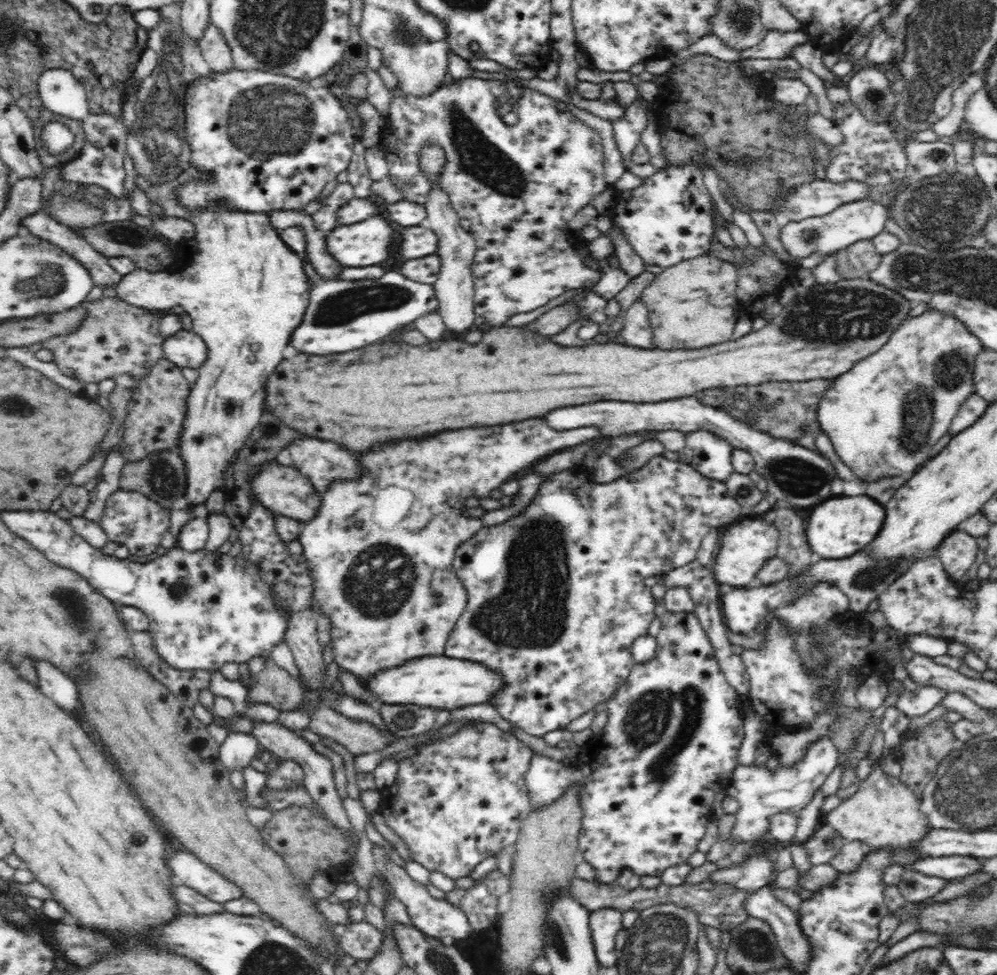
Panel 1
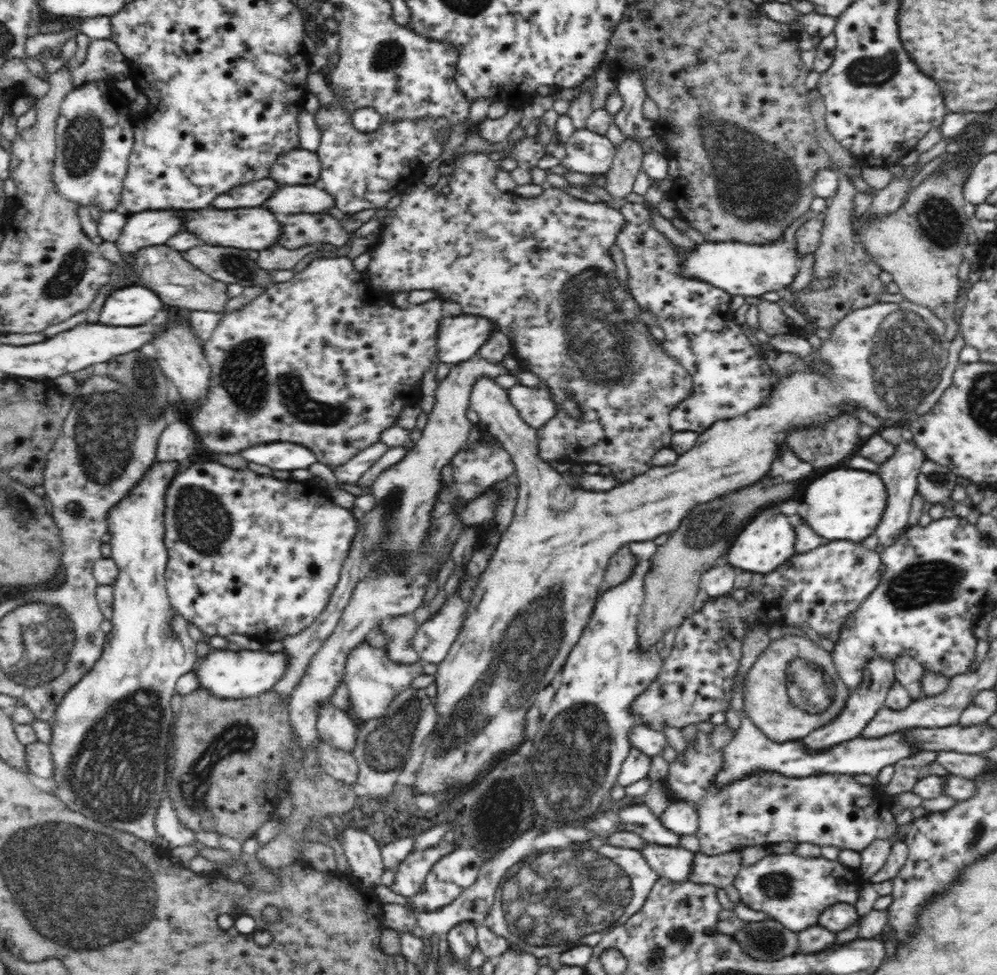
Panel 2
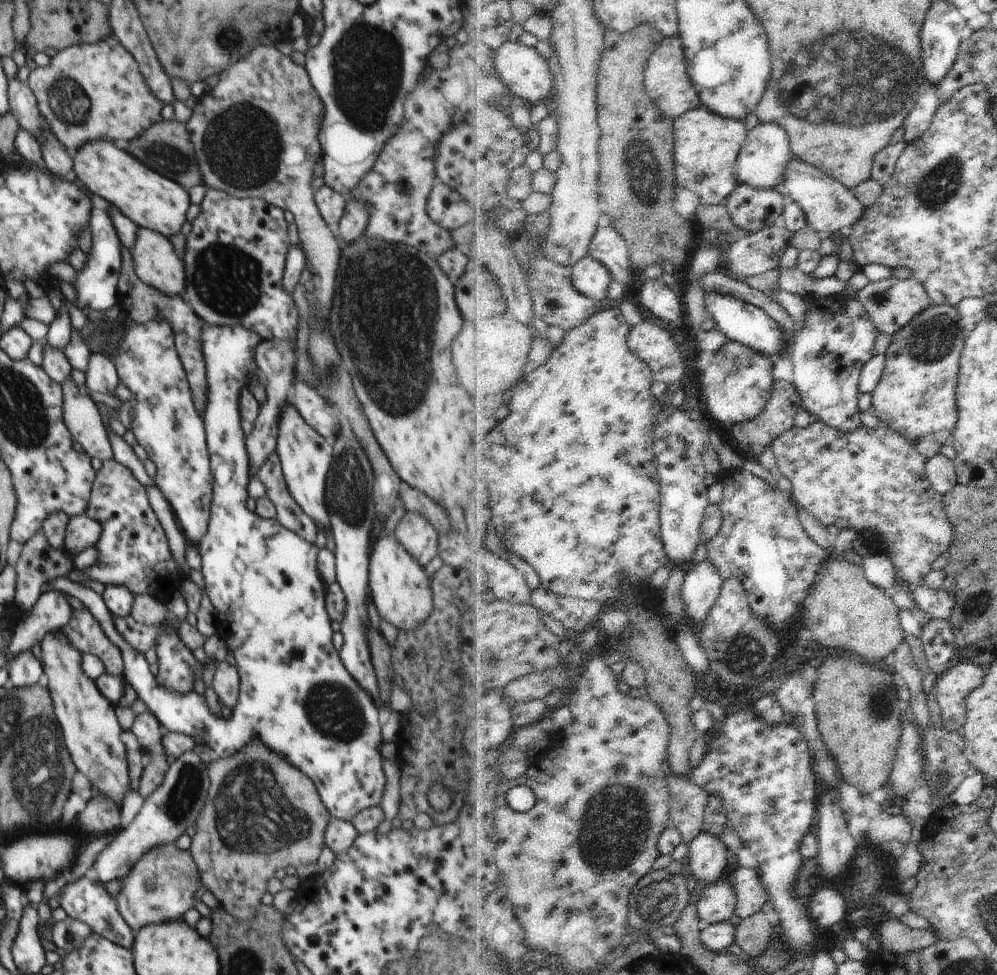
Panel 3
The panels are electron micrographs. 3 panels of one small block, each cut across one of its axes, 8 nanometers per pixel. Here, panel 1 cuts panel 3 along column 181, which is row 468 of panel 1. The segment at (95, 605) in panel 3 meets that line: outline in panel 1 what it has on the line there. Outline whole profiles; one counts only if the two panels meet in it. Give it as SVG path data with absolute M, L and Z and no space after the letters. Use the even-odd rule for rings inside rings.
M708 430L685 433L683 460L705 477L725 481L734 472L730 462L733 446L721 436Z

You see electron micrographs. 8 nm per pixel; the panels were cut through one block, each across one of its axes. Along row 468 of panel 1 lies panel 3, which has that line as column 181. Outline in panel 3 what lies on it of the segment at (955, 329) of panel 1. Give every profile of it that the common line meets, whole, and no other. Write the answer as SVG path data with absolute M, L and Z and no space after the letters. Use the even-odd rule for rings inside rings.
M158 846L150 850L134 870L124 878L124 888L117 896L117 907L125 918L134 935L143 926L152 922L166 922L164 918L182 918L188 908L194 908L194 893L198 882L198 870L188 852L178 850L176 846Z

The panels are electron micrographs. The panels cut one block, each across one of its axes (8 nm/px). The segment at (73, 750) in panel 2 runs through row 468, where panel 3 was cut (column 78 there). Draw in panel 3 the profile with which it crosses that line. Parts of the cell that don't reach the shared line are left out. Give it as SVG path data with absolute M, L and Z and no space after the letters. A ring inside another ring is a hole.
M110 140L90 141L80 147L74 158L74 169L81 184L94 195L106 199L138 227L150 229L169 238L180 233L190 208L189 192L176 181L149 169L128 152L126 147Z

